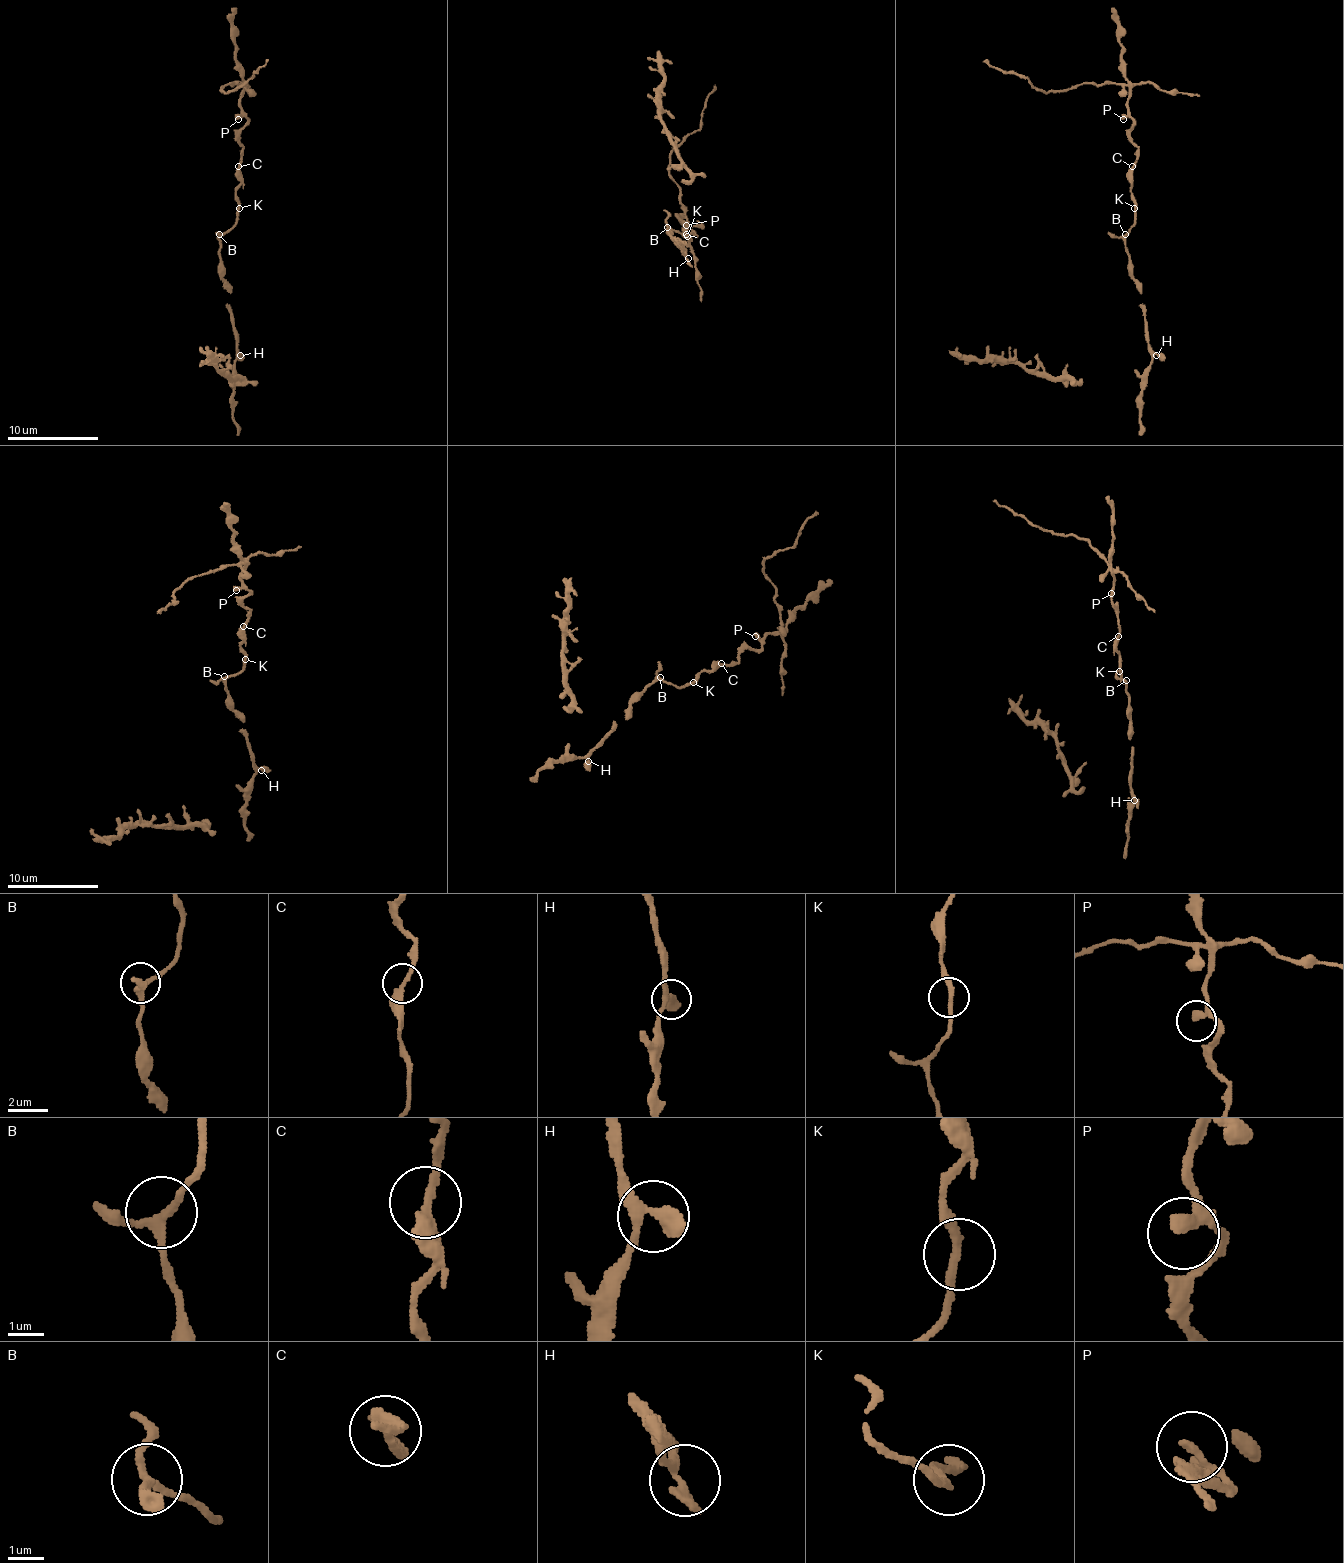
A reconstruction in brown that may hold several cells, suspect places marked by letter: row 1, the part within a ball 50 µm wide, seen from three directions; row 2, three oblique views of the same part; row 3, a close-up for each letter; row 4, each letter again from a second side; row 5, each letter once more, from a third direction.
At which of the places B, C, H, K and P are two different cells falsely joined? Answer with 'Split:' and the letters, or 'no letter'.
Split: no letter

